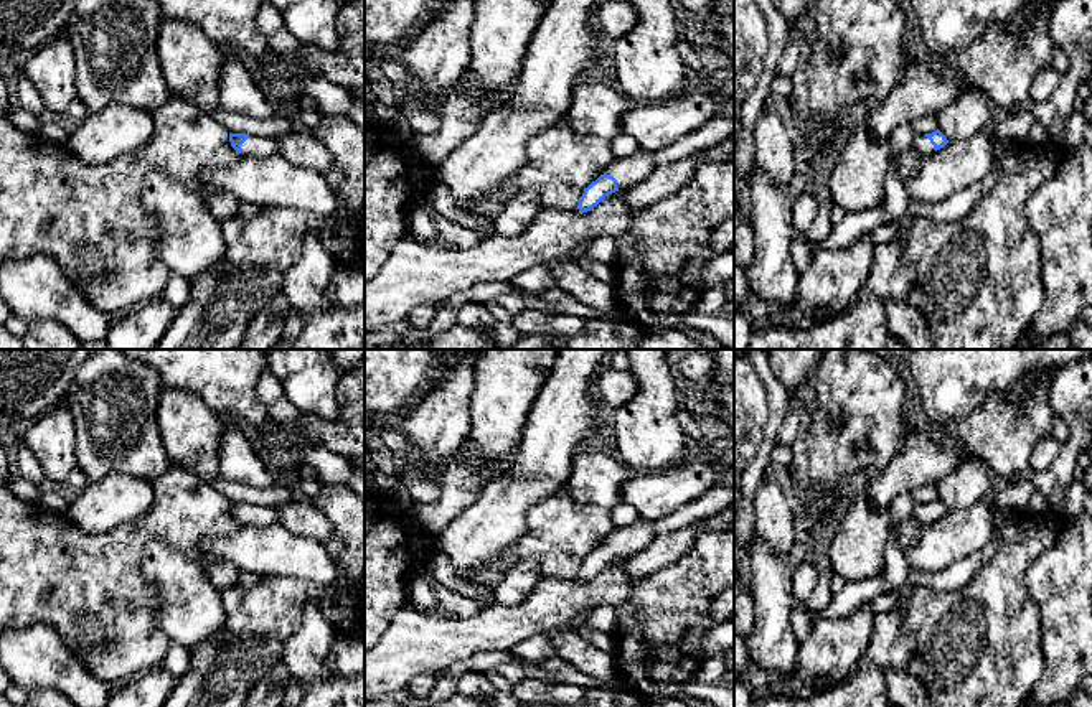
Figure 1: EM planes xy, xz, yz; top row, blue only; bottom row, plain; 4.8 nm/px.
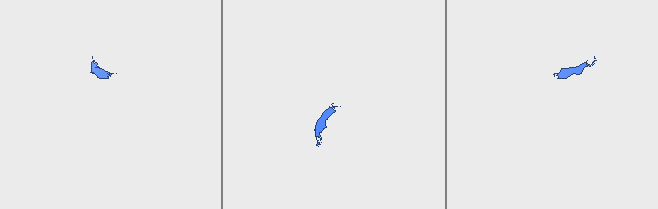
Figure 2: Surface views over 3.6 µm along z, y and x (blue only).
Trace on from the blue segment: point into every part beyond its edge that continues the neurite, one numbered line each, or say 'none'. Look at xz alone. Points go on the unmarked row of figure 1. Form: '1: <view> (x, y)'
1: xz (627, 541)

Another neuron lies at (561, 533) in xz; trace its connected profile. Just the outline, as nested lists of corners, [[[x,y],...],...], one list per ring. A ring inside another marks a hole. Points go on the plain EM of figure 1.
[[[561,491],[536,503],[526,514],[525,534],[498,559],[478,570],[473,578],[495,588],[501,575],[523,559],[536,560],[541,577],[576,578],[584,559],[604,544],[615,529],[610,509],[577,503]]]

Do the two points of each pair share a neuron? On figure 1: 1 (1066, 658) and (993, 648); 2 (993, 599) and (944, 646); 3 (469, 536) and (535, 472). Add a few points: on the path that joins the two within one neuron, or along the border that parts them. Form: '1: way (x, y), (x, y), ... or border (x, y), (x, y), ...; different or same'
1: border (1041, 615), (1043, 674), (1033, 689); different
2: way (982, 610), (955, 636); same
3: way (485, 521), (518, 488); same

